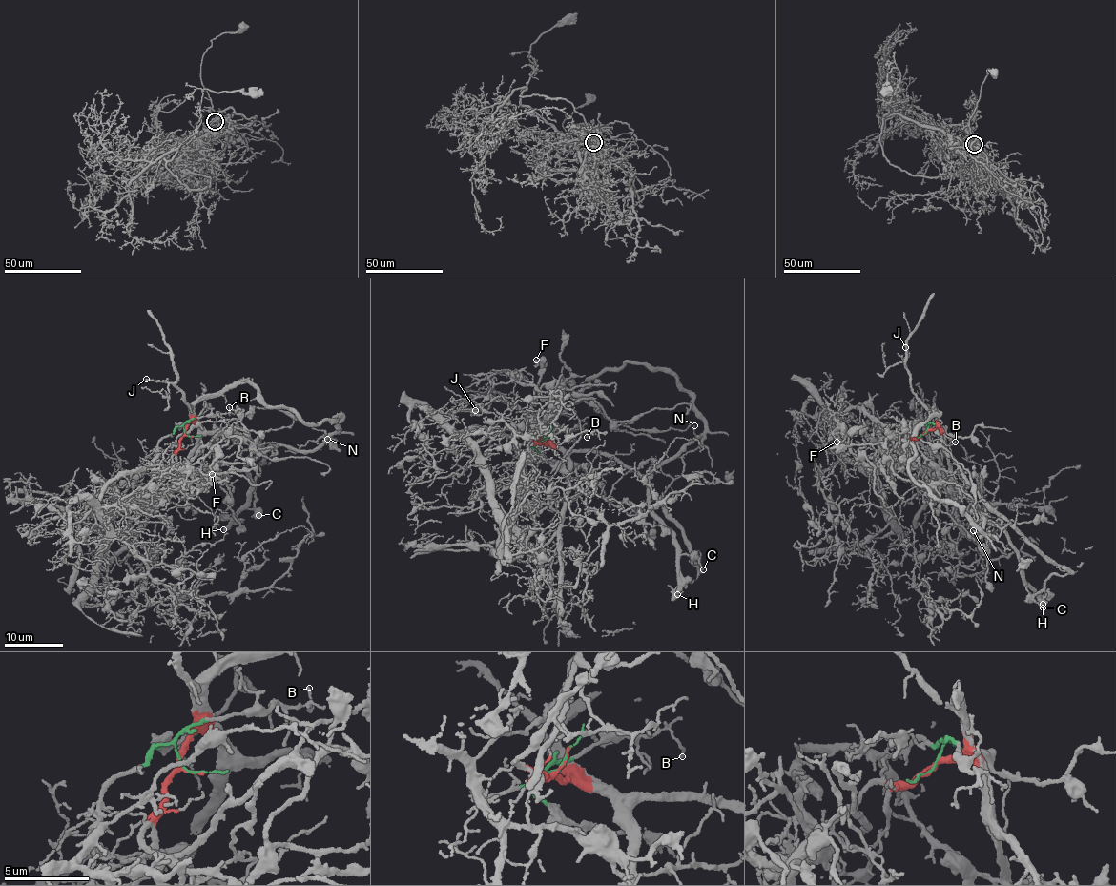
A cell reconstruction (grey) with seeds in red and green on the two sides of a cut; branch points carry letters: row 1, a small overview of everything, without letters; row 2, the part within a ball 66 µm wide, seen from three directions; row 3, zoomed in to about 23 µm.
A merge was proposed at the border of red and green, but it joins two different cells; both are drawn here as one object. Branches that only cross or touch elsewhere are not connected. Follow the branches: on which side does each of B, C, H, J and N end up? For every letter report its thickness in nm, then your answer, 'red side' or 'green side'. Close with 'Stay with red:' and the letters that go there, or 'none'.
B: 120 nm | green side
C: 120 nm | red side
H: 420 nm | red side
J: 170 nm | red side
N: 90 nm | red side
Stay with red: C, H, J, N

